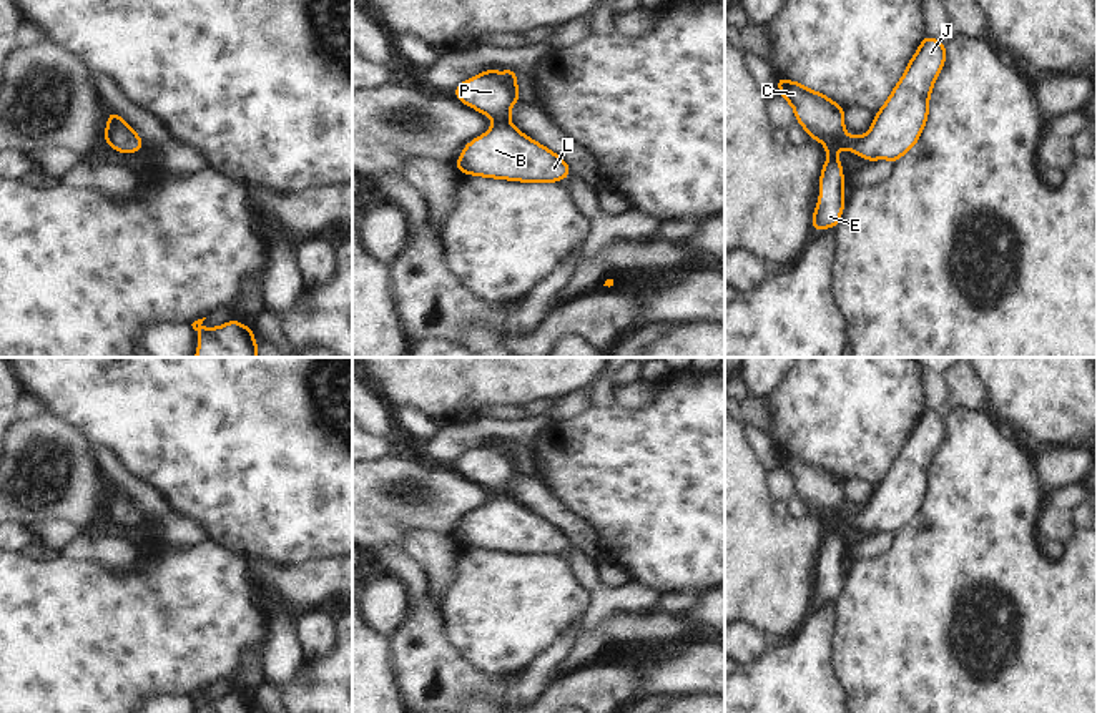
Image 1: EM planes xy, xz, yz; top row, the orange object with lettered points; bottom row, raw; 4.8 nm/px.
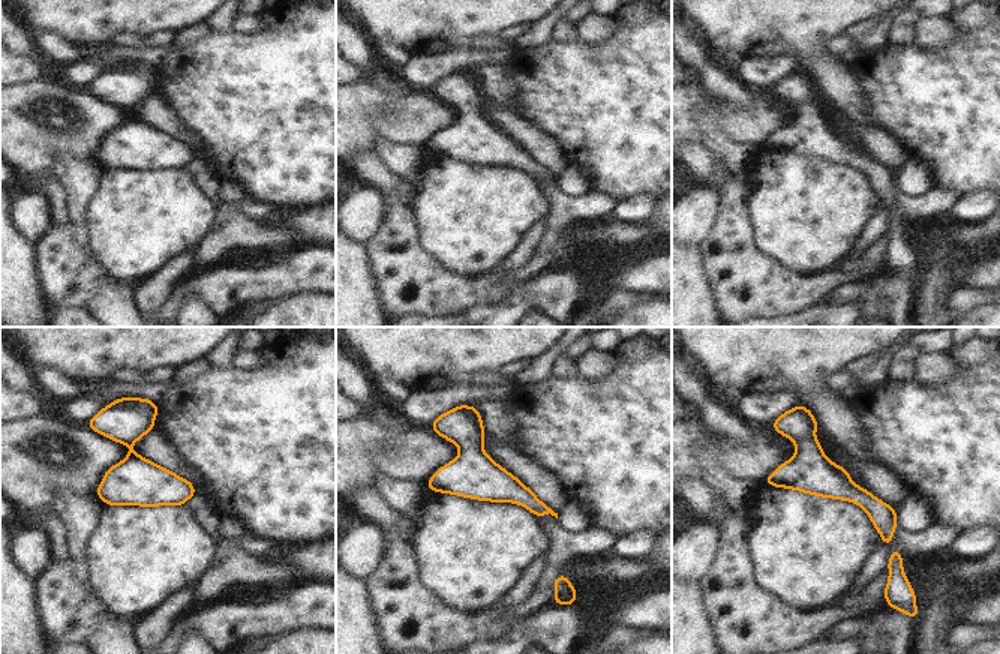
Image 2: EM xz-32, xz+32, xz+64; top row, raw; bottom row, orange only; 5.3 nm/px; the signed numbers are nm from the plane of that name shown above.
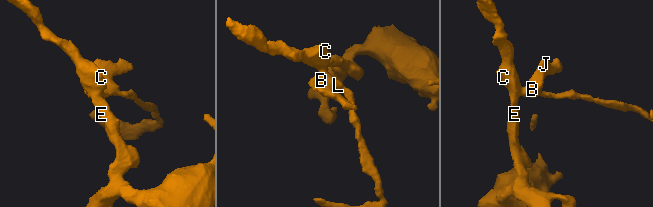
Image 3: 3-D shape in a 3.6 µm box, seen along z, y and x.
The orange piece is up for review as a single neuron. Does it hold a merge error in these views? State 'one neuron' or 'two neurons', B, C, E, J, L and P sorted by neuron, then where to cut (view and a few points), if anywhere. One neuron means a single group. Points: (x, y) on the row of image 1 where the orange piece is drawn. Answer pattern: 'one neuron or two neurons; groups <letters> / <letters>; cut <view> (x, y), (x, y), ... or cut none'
one neuron; groups B C E J L P; cut none

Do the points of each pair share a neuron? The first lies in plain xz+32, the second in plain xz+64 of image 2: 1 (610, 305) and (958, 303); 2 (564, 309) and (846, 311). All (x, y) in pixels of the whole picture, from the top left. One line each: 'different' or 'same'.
1: same
2: same

